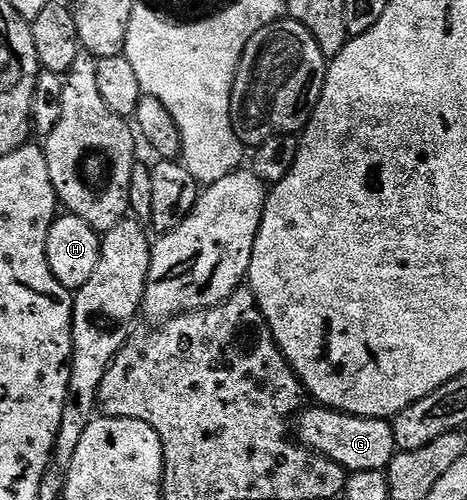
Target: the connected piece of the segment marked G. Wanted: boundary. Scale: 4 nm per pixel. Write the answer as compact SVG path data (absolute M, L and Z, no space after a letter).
M305 407L299 413L300 421L294 424L295 431L296 428L300 431L299 443L325 456L327 460L334 461L345 473L351 474L362 470L384 472L389 462L396 457L396 439L388 420L370 420L367 416L350 416L347 412L338 412L334 408L311 407Z

